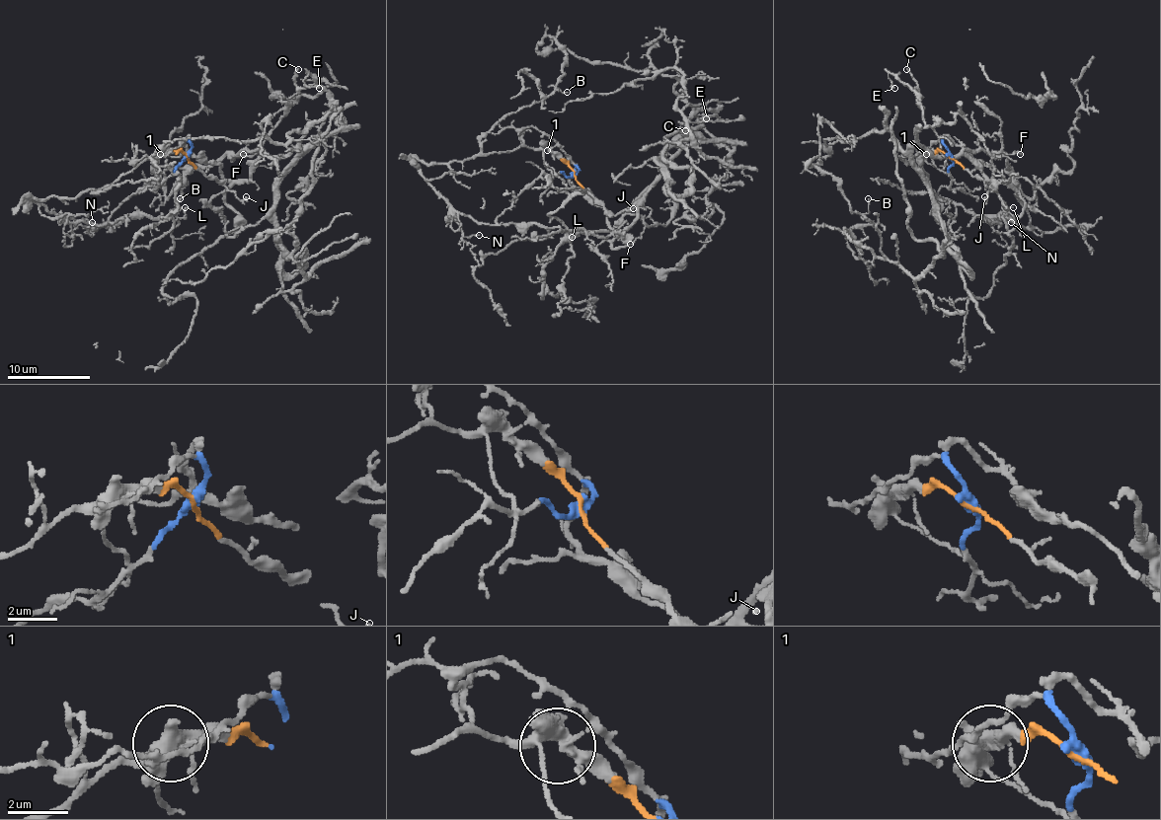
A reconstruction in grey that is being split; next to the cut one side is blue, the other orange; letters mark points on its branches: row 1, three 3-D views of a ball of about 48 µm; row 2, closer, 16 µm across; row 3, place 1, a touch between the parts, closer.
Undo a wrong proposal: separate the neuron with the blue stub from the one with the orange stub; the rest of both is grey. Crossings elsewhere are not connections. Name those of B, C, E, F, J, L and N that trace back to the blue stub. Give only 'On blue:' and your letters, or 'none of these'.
On blue: B, C, E, F

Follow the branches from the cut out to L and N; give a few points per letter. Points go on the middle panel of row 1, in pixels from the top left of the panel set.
L: (574, 174), (553, 153), (527, 147), (419, 166), (419, 174), (456, 211), (484, 224), (531, 224), (572, 236)
N: (574, 174), (553, 153), (527, 147), (422, 163), (419, 174), (444, 200), (461, 232), (480, 234)

